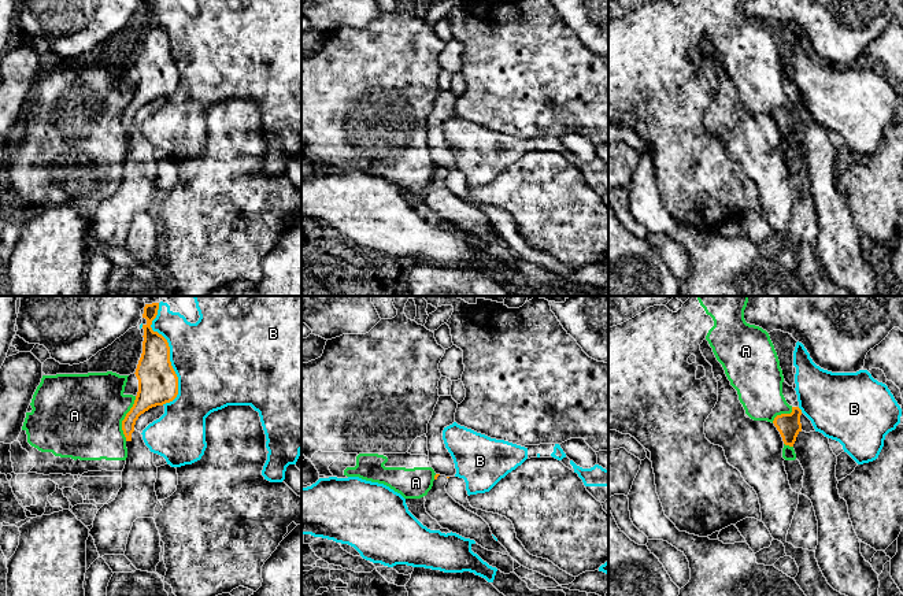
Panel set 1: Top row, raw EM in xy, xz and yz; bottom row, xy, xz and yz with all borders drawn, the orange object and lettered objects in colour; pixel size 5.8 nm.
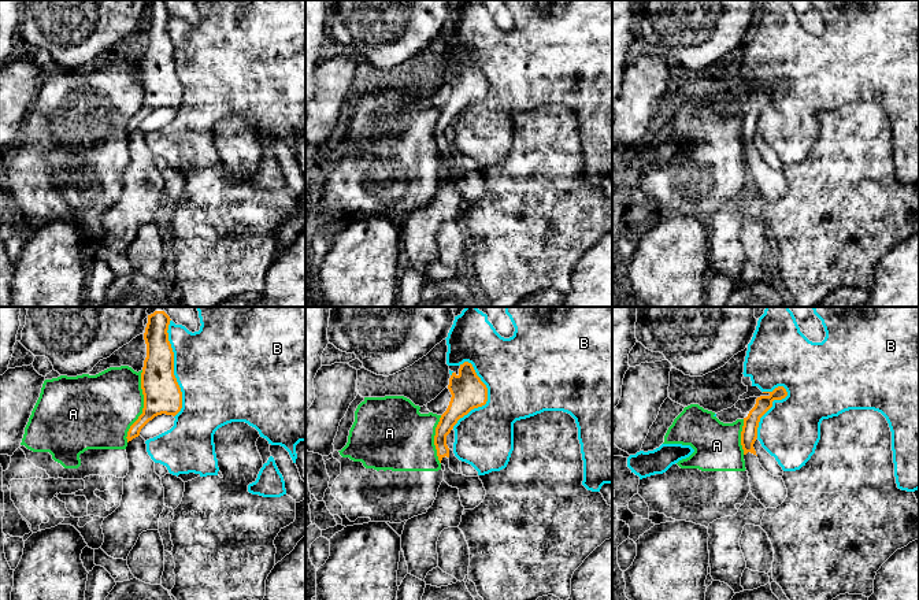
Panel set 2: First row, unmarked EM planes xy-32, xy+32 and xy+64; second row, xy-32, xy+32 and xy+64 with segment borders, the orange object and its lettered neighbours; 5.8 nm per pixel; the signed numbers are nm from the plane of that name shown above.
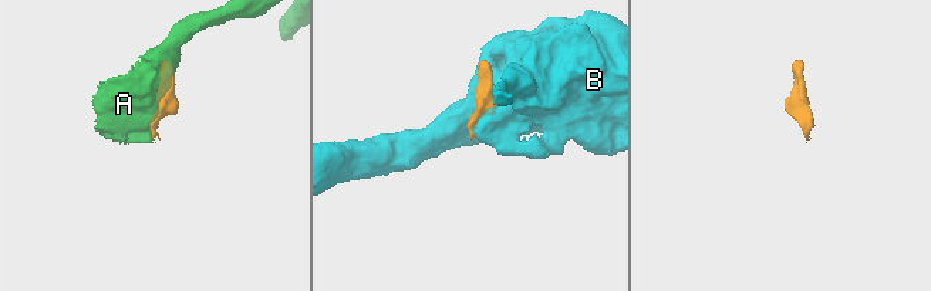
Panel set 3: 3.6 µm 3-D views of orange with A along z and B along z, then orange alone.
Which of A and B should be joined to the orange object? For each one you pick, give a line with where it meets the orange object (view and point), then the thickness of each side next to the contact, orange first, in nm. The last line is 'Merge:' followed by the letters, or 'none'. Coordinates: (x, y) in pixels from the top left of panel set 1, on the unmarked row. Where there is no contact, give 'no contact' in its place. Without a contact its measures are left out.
Merge: none

